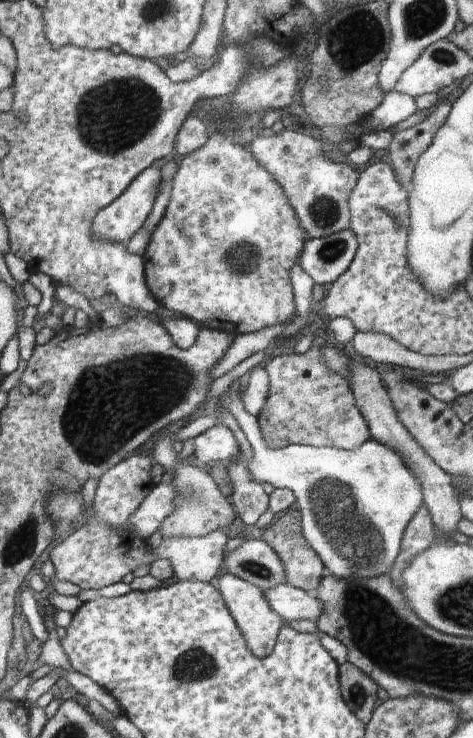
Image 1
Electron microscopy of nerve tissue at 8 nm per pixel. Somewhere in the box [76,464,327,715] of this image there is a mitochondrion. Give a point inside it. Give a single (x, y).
(191, 665)

